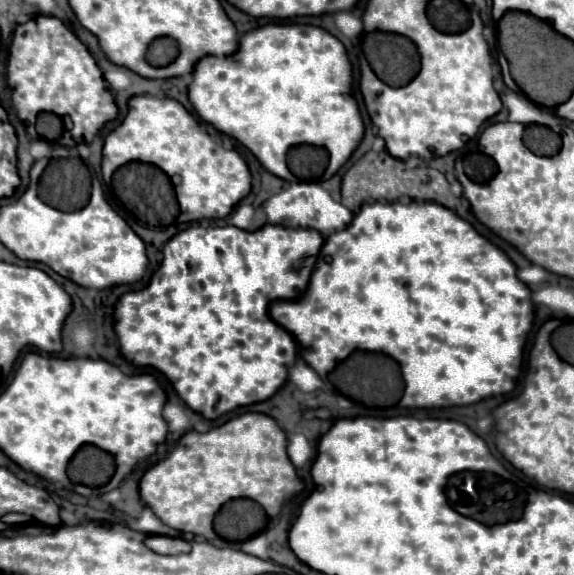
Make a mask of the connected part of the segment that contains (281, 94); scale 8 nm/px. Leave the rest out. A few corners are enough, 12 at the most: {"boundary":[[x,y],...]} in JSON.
{"boundary":[[277,23],[197,61],[191,105],[285,181],[363,137],[345,47]]}

